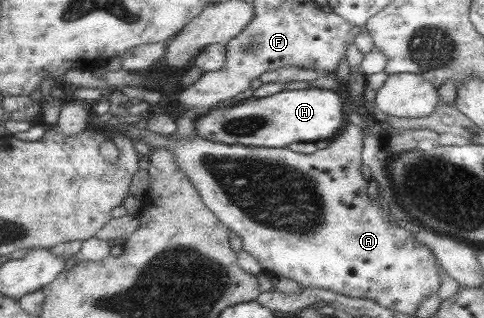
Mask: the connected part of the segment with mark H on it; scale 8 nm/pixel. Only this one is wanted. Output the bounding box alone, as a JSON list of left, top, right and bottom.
[193,88,345,148]

